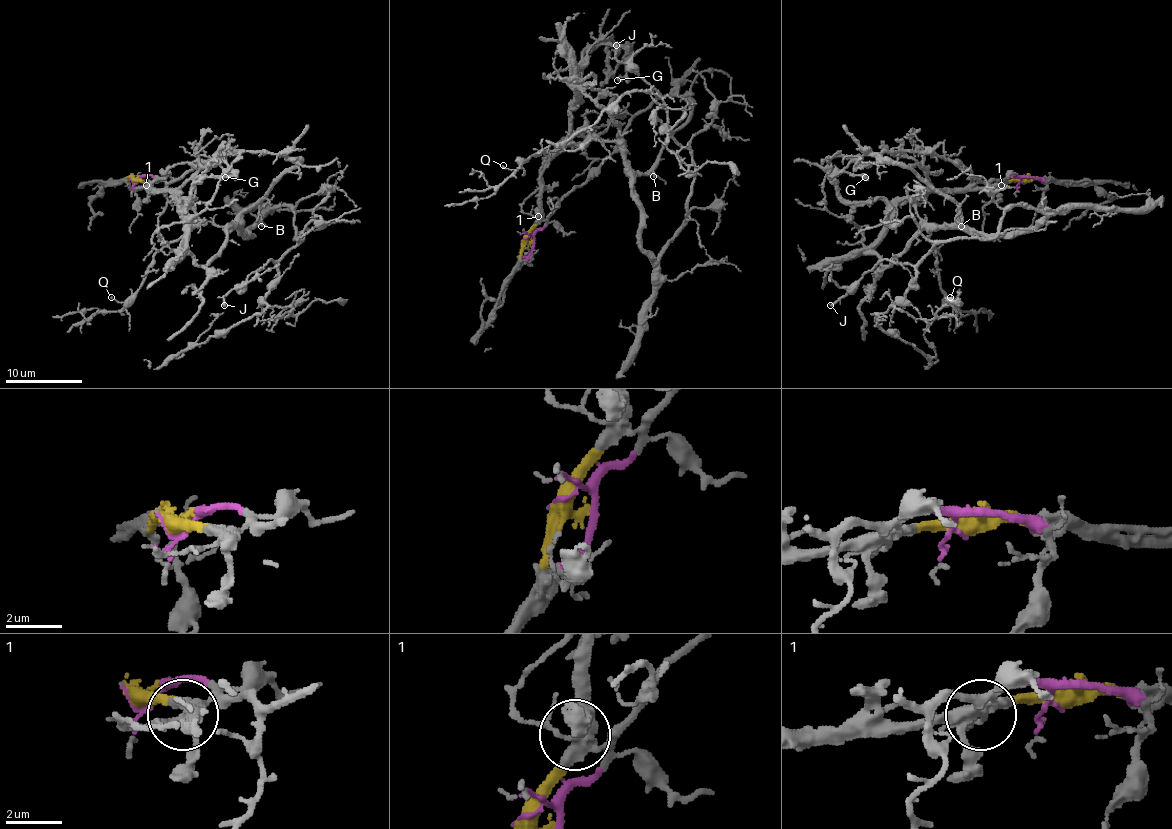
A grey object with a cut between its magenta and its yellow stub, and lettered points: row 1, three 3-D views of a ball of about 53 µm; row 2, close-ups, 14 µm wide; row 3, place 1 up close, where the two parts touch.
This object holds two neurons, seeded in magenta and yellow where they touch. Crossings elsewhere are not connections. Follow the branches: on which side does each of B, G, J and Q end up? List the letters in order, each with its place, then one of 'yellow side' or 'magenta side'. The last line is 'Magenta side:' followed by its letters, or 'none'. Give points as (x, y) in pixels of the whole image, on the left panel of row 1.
B: place (261, 226); magenta side
G: place (225, 177); yellow side
J: place (224, 305); magenta side
Q: place (111, 297); magenta side
Magenta side: B, J, Q

